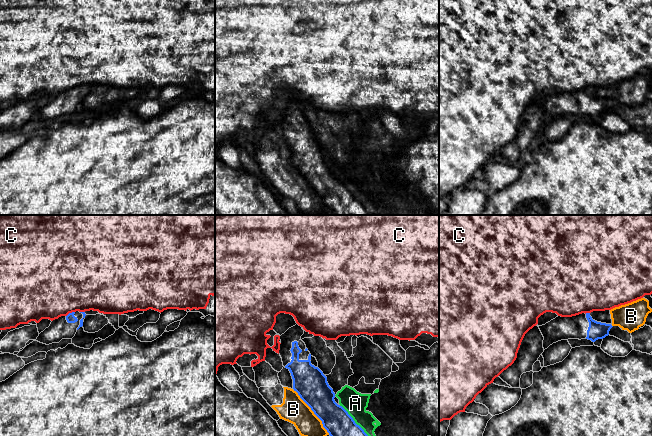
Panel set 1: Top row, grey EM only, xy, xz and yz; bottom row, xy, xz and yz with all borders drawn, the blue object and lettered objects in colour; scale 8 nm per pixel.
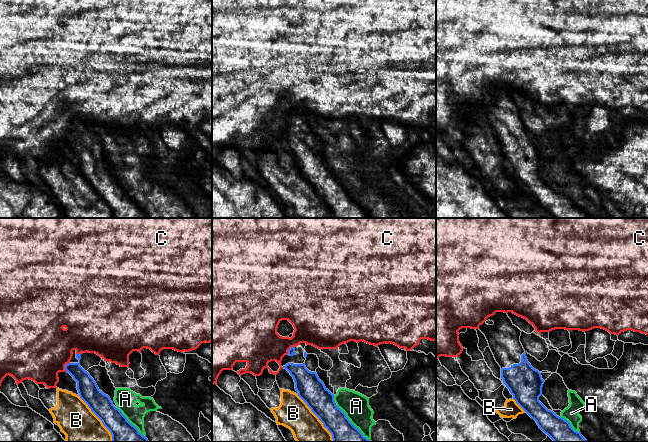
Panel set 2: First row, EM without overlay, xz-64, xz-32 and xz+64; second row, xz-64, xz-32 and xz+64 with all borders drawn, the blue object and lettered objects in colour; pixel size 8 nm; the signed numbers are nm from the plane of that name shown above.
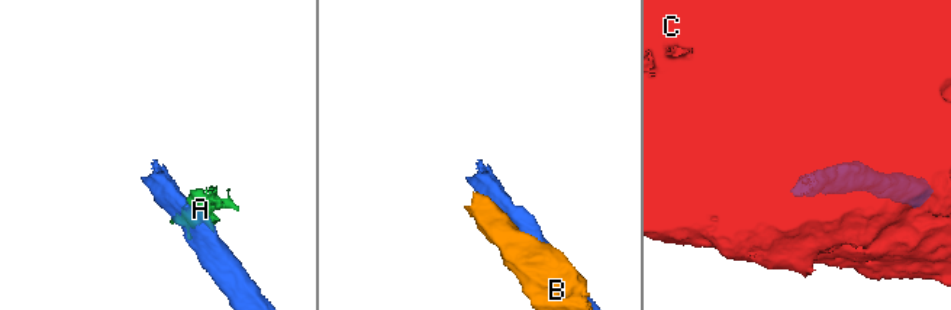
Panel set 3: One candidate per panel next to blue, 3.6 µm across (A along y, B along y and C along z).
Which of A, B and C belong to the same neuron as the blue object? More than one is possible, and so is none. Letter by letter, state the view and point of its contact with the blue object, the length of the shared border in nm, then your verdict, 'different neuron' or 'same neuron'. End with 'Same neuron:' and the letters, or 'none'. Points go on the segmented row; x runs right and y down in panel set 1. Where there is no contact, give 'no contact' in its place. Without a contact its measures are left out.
A: meets blue in xz at (353, 420); contact 340 nm long; different neuron
B: meets blue in xz at (313, 411); contact 460 nm long; different neuron
C: meets blue in xy at (70, 313); contact 80 nm long; different neuron
Same neuron: none

